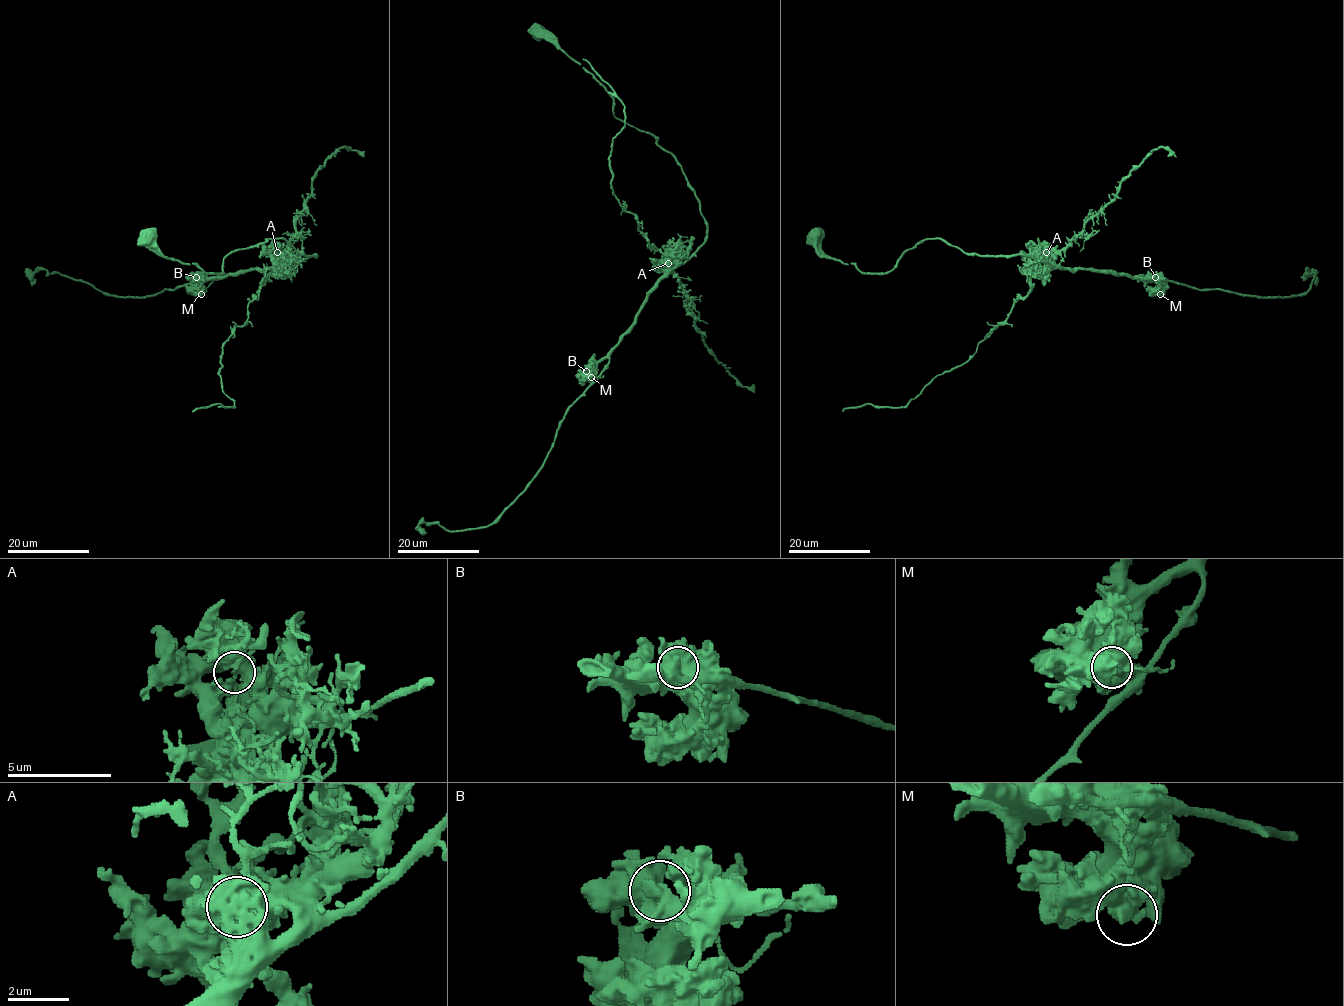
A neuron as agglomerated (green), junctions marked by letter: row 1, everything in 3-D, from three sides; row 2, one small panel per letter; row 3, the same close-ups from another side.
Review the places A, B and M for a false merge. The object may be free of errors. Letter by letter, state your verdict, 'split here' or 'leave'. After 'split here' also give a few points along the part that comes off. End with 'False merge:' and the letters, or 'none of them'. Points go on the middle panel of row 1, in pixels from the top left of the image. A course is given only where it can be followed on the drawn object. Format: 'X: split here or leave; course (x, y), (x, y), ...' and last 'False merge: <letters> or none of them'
A: split here; course (668, 263), (650, 245), (636, 217), (613, 194), (609, 157), (613, 139), (624, 127), (624, 104), (583, 59)
B: leave
M: leave
False merge: A

